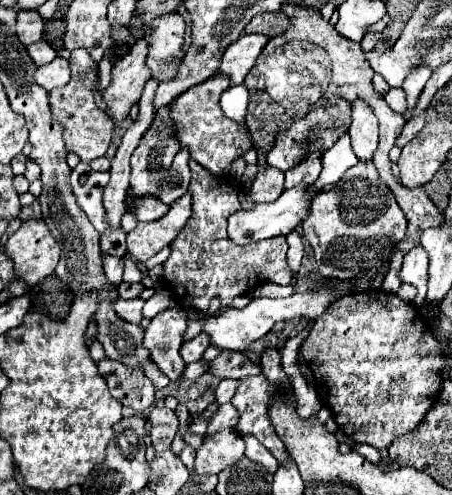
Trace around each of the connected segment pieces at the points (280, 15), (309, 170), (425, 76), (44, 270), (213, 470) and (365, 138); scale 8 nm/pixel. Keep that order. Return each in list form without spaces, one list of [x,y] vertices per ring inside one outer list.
[[[261,12],[245,26],[245,32],[257,34],[283,34],[289,28],[289,16],[285,12]]]
[[[317,154],[315,158],[307,158],[307,162],[303,162],[303,166],[295,166],[295,170],[287,170],[285,174],[285,184],[283,188],[295,188],[299,184],[313,184],[321,174],[321,154]]]
[[[417,66],[415,70],[411,70],[409,74],[407,74],[407,78],[405,78],[405,82],[403,82],[403,90],[405,90],[405,94],[407,94],[407,110],[411,108],[411,106],[415,106],[415,102],[417,102],[417,98],[419,98],[419,94],[421,94],[421,90],[423,90],[423,86],[425,86],[425,82],[429,80],[429,76],[431,76],[431,68],[429,66]]]
[[[29,218],[9,236],[5,256],[11,258],[17,278],[35,286],[51,276],[59,262],[59,244],[41,218]]]
[[[219,430],[213,436],[203,438],[203,446],[195,456],[195,472],[197,474],[219,474],[223,468],[231,466],[245,452],[241,436],[231,430]]]
[[[363,98],[353,102],[353,124],[349,128],[351,146],[359,160],[371,160],[377,148],[377,118]]]

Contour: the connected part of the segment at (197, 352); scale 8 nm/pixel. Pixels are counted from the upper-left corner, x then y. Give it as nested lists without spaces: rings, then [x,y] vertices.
[[[201,332],[199,336],[195,336],[193,340],[185,342],[181,346],[181,356],[185,360],[185,364],[191,364],[191,362],[197,362],[203,358],[203,352],[207,350],[209,346],[209,336],[205,332]]]

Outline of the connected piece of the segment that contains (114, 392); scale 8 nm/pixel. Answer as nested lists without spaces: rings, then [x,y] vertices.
[[[103,358],[99,364],[99,374],[105,378],[111,396],[117,398],[123,406],[129,406],[137,412],[147,410],[155,400],[155,388],[151,380],[139,368],[129,368],[123,362]]]

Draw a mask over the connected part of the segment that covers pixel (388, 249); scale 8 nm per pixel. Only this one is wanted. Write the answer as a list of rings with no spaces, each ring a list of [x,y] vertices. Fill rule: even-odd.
[[[373,162],[355,164],[337,184],[341,186],[335,186],[329,192],[319,192],[313,198],[309,216],[301,222],[301,228],[315,252],[319,274],[325,278],[351,280],[357,278],[359,272],[365,274],[379,268],[379,264],[391,256],[397,244],[405,238],[407,218],[395,202],[391,190],[385,186],[385,182],[381,182]]]

